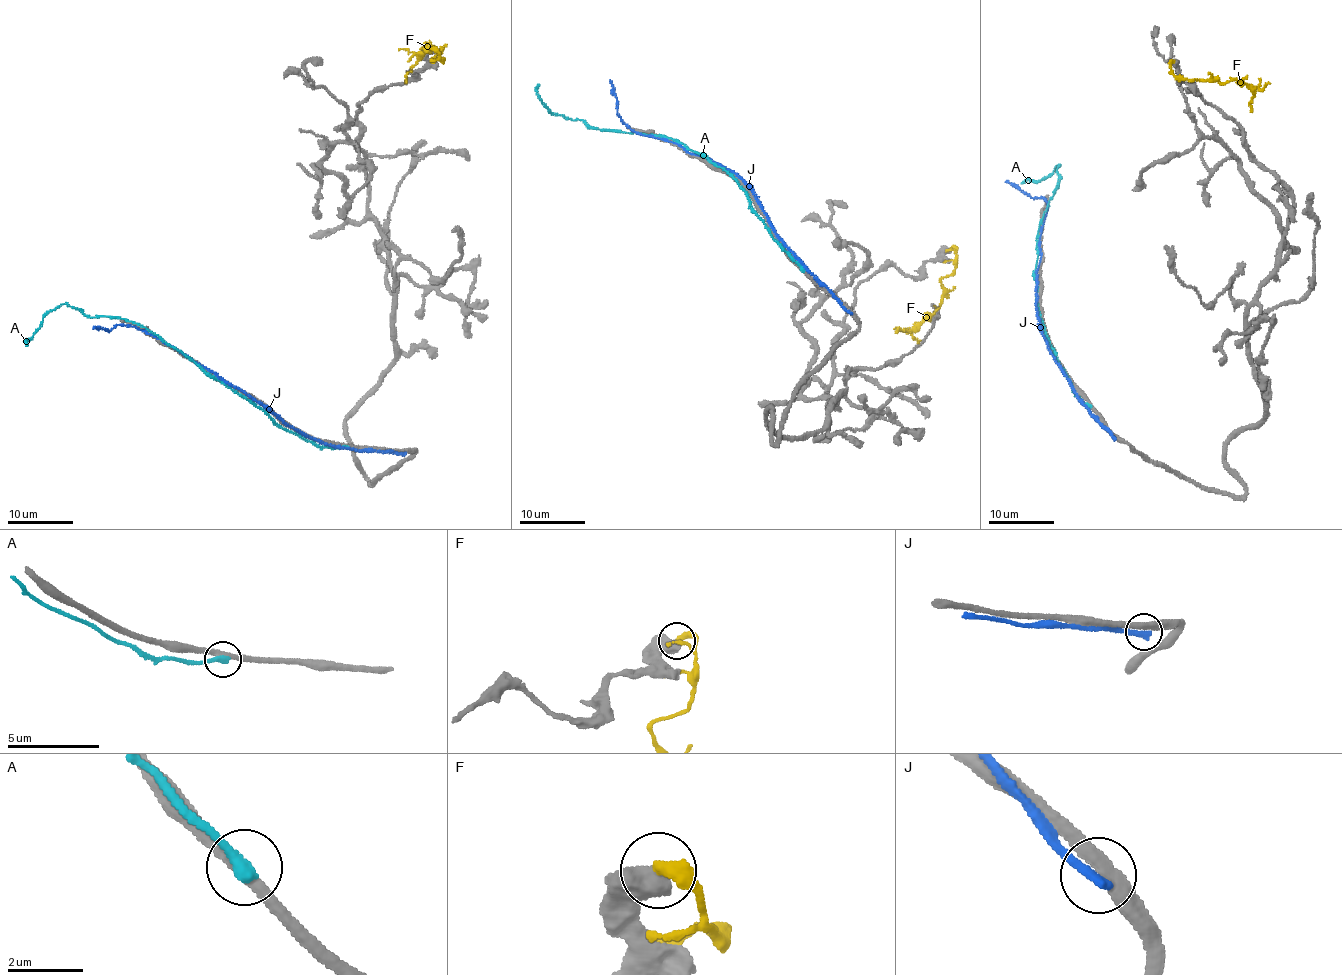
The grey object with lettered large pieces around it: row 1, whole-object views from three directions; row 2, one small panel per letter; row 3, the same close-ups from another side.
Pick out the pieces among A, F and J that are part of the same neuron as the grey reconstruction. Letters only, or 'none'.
none

